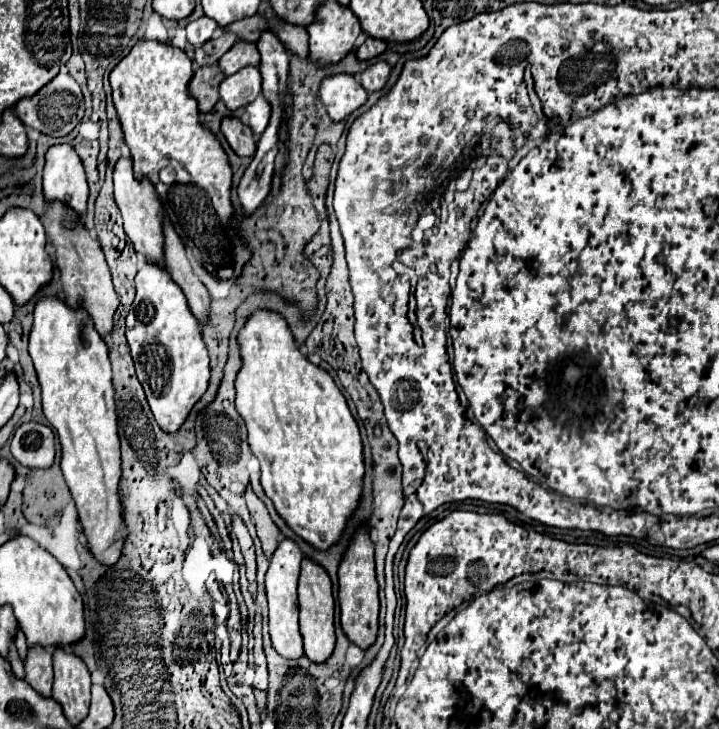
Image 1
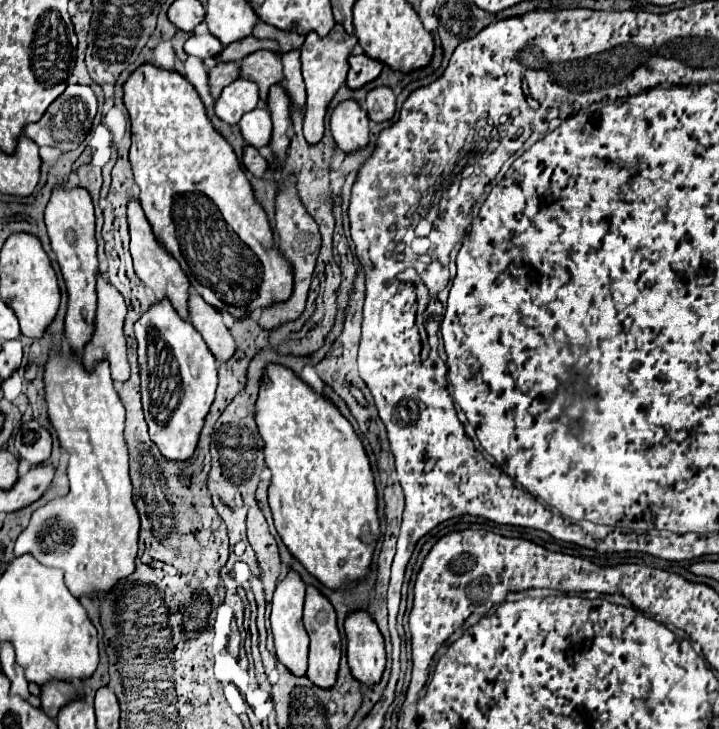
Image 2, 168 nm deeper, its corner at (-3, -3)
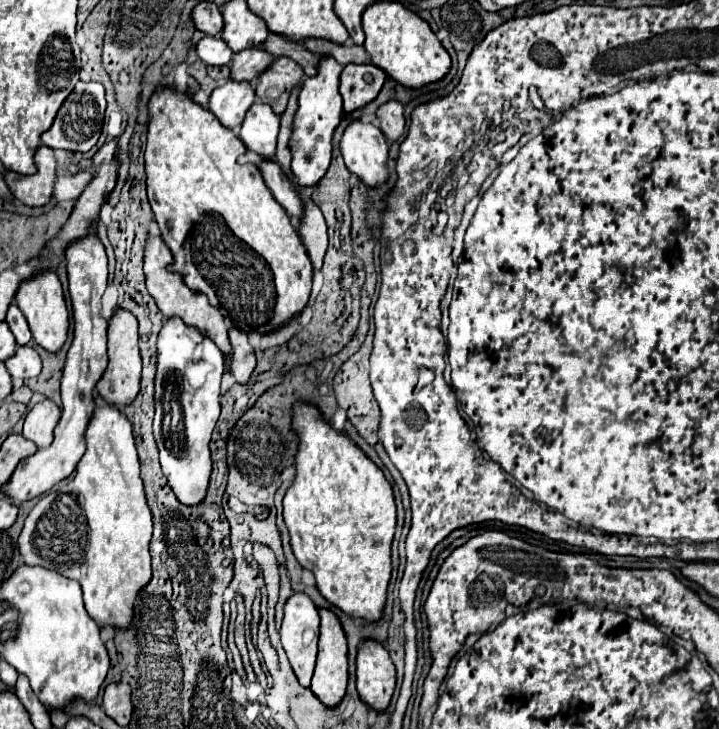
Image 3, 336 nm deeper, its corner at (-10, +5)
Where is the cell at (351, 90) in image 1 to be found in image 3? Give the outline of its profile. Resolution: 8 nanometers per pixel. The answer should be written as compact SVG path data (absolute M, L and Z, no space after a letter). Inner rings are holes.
M361 120L351 122L341 140L345 166L355 174L365 188L377 188L389 180L387 168L387 140L383 132Z

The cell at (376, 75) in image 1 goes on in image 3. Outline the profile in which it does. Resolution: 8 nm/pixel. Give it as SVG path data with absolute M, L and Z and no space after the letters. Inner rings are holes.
M395 100L383 104L377 112L377 124L389 142L397 142L405 132L403 106Z

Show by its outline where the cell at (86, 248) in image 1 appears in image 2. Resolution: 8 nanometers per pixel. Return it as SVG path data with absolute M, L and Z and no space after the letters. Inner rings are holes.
M98 274L98 278L96 278L96 292L98 292L96 330L94 330L92 338L88 340L88 346L84 346L82 362L88 370L92 370L94 362L98 362L100 358L106 358L110 362L112 378L118 380L118 382L126 382L128 376L130 376L130 364L126 360L126 340L124 340L124 332L122 332L122 324L124 324L124 318L126 318L126 304L124 304L122 294L108 280L104 280L102 274Z

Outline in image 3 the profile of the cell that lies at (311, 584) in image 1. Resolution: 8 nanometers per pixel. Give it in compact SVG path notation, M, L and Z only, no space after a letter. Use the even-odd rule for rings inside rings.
M319 610L319 616L321 638L311 692L323 706L335 706L343 700L347 690L347 640L333 612Z

